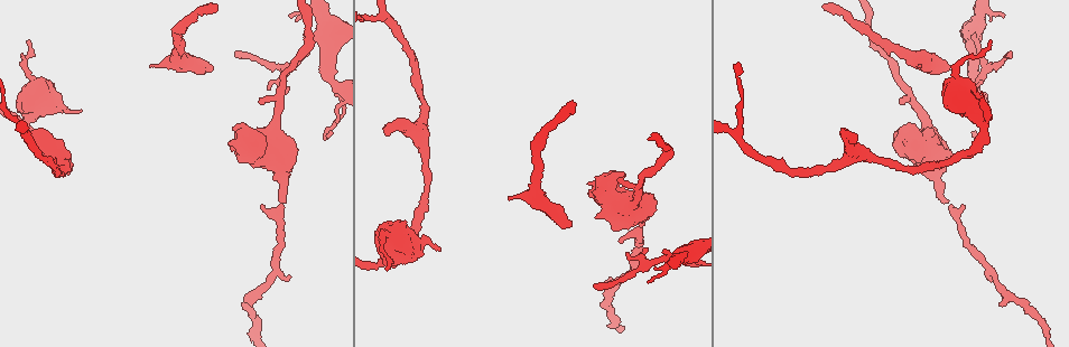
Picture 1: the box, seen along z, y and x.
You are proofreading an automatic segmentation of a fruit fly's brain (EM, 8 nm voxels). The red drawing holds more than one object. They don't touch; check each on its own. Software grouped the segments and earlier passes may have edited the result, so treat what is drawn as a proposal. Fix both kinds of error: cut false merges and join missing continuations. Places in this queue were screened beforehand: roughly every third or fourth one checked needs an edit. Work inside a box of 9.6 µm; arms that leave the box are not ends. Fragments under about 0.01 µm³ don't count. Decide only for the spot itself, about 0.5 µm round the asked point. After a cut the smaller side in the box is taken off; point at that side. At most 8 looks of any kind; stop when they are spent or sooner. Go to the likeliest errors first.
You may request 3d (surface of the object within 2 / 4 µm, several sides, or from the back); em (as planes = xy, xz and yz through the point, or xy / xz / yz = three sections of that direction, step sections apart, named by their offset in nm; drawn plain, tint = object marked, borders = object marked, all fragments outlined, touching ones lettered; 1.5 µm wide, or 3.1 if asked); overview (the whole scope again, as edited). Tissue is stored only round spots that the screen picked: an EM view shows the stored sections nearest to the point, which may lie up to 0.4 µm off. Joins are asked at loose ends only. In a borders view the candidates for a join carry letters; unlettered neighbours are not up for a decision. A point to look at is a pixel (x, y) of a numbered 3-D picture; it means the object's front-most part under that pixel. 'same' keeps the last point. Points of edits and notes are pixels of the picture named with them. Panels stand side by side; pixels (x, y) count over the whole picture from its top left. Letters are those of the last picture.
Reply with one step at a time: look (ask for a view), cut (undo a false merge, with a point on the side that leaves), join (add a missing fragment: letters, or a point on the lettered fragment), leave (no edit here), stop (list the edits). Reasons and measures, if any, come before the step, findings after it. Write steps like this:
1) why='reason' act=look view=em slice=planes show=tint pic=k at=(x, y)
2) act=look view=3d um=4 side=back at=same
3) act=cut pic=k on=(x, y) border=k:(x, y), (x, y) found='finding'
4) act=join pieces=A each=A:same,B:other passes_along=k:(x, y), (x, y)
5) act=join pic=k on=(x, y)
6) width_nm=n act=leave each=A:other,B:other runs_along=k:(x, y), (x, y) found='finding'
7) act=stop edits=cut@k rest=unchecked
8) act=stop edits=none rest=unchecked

why='free end' act=look view=3d um=2 pic=1 at=(947, 70)

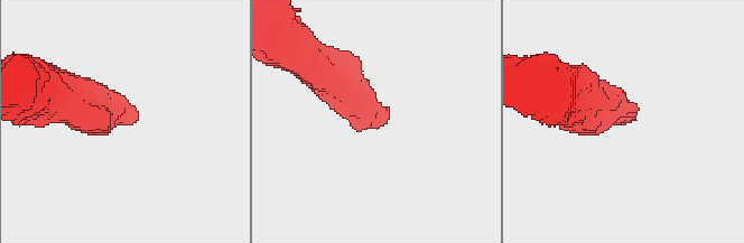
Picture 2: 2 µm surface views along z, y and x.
act=look view=em slice=planes show=borders pic=2 at=(138, 120)

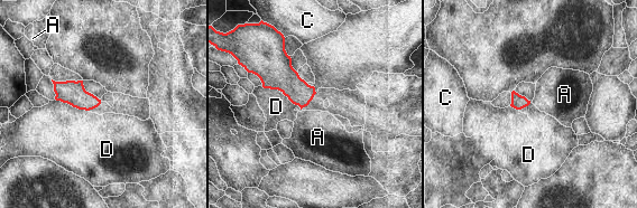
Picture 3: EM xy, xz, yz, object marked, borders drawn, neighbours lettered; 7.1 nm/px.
act=leave each=A:other,C:other,D:other border=3:(261, 86), (279, 90), (301, 109) found='no lettered fragment goes on from it'

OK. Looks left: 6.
why='thin end' act=look view=em slice=planes show=borders pic=1 at=(235, 56)

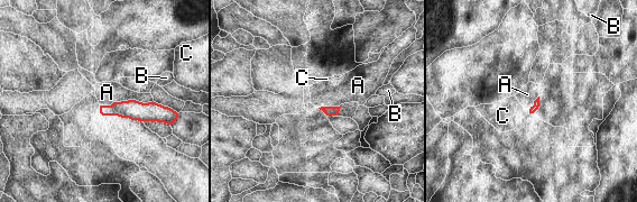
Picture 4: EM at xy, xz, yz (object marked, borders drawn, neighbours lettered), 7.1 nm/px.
act=leave each=A:other,B:other,C:other runs_along=4:(102, 108), (154, 111), (169, 118) found='none of them fits'

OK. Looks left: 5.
why='free end' act=look view=3d um=2 side=back pic=1 at=(288, 15)

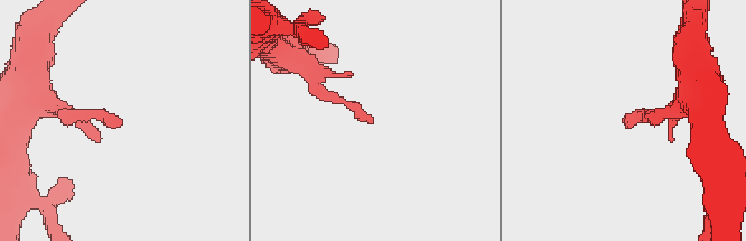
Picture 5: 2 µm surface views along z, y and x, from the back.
act=look view=em slice=planes show=borders pic=5 at=(122, 119)

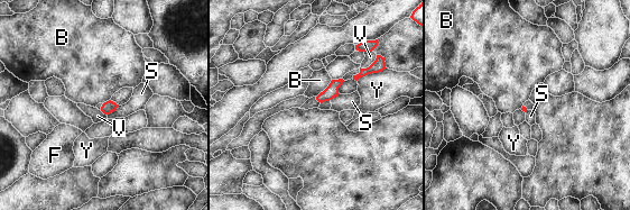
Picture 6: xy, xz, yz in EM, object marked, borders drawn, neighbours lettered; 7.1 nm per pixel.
act=leave each=B:other,F:other,S:other,V:other,Y:other border=6:(332, 80), (316, 97) found='none of them fits'

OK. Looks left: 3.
act=stop edits=none rest=unchecked

